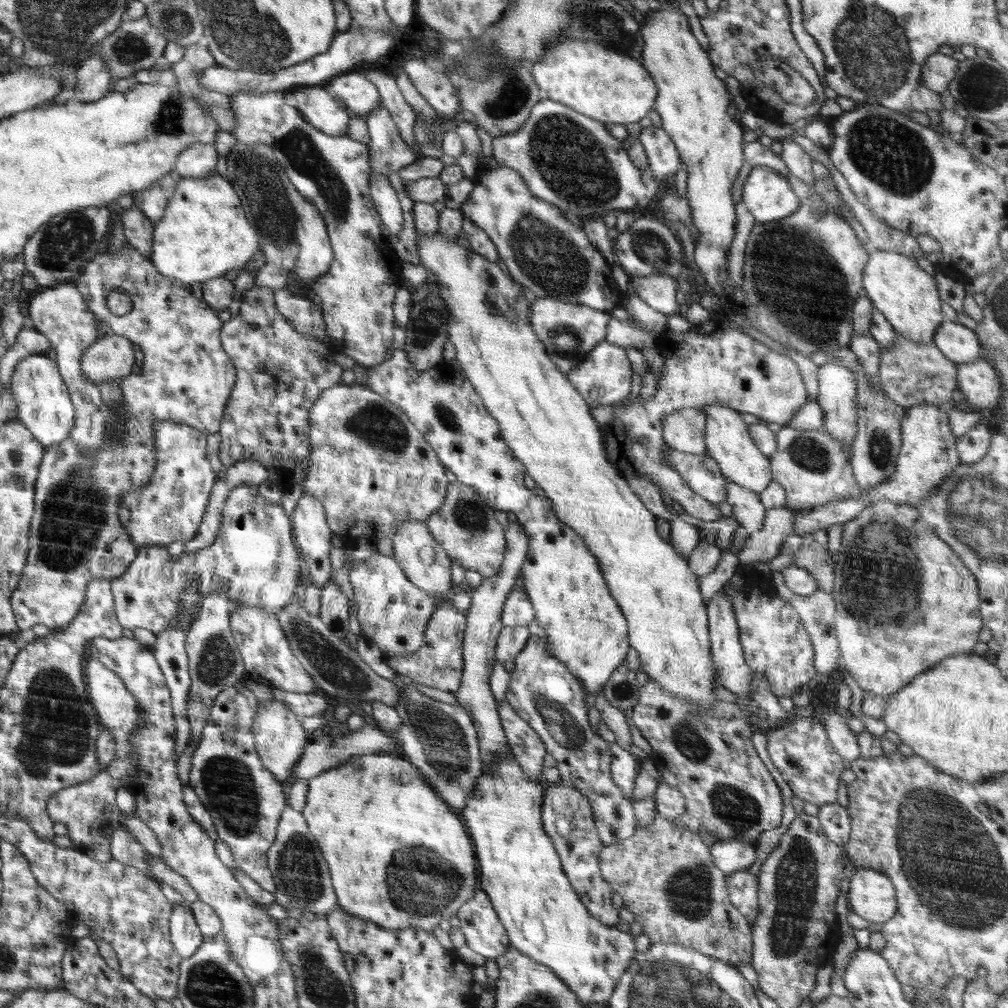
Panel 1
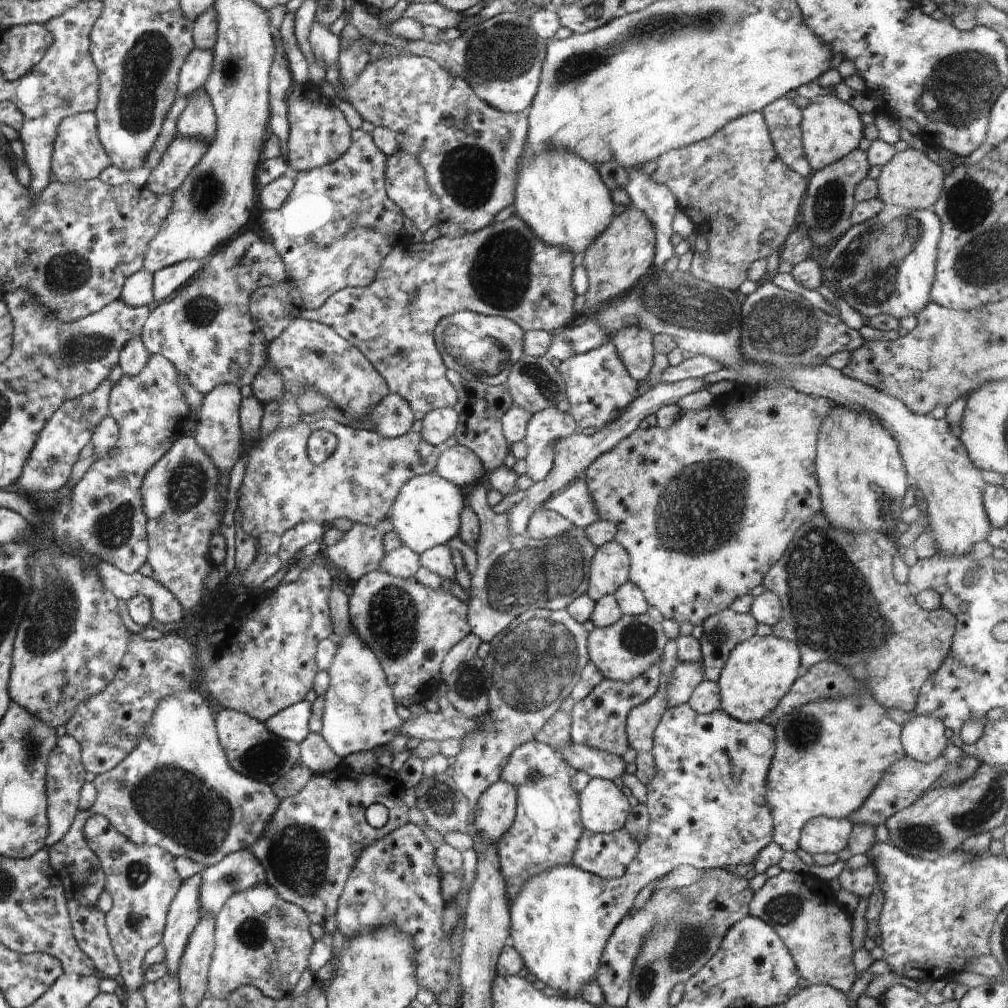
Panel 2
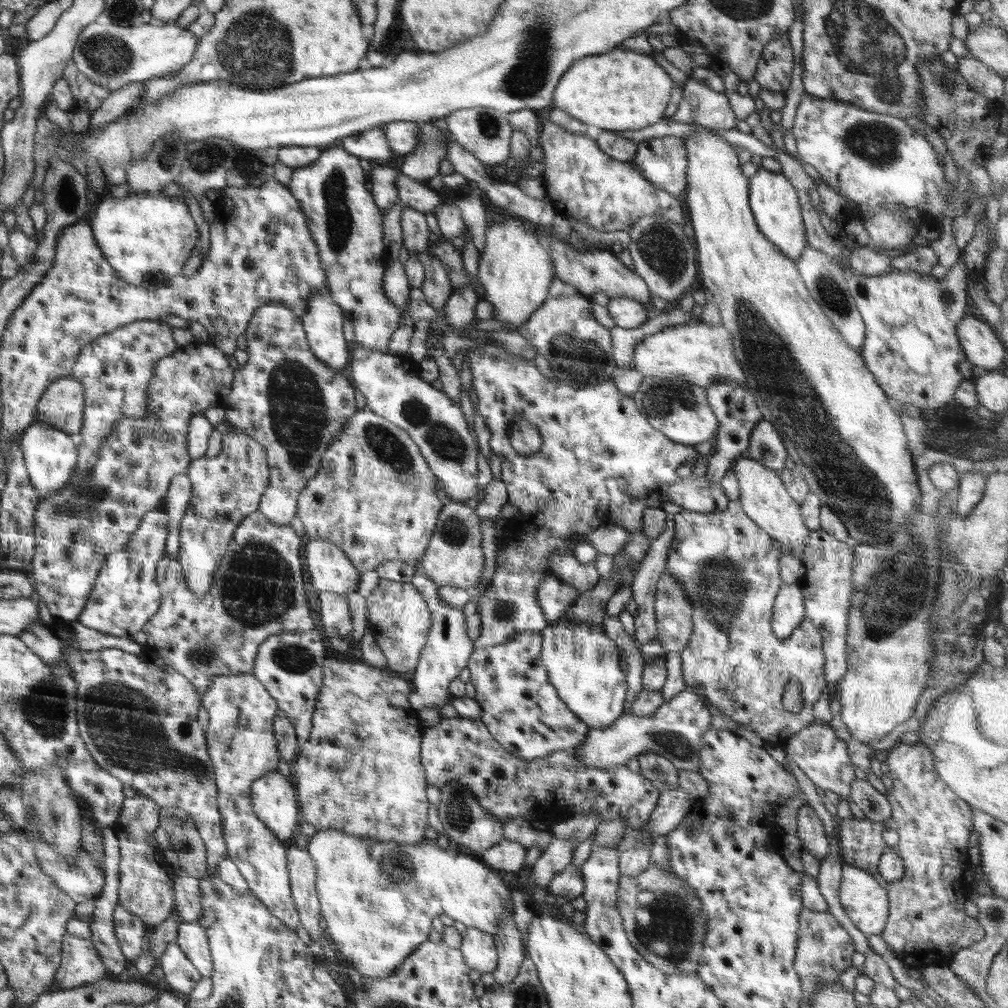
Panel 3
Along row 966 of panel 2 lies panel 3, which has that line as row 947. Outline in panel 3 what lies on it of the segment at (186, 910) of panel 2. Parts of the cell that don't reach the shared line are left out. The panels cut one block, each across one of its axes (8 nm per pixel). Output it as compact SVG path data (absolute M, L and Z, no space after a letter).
M168 943L159 962L165 979L164 989L189 994L202 978L182 949L175 943Z

